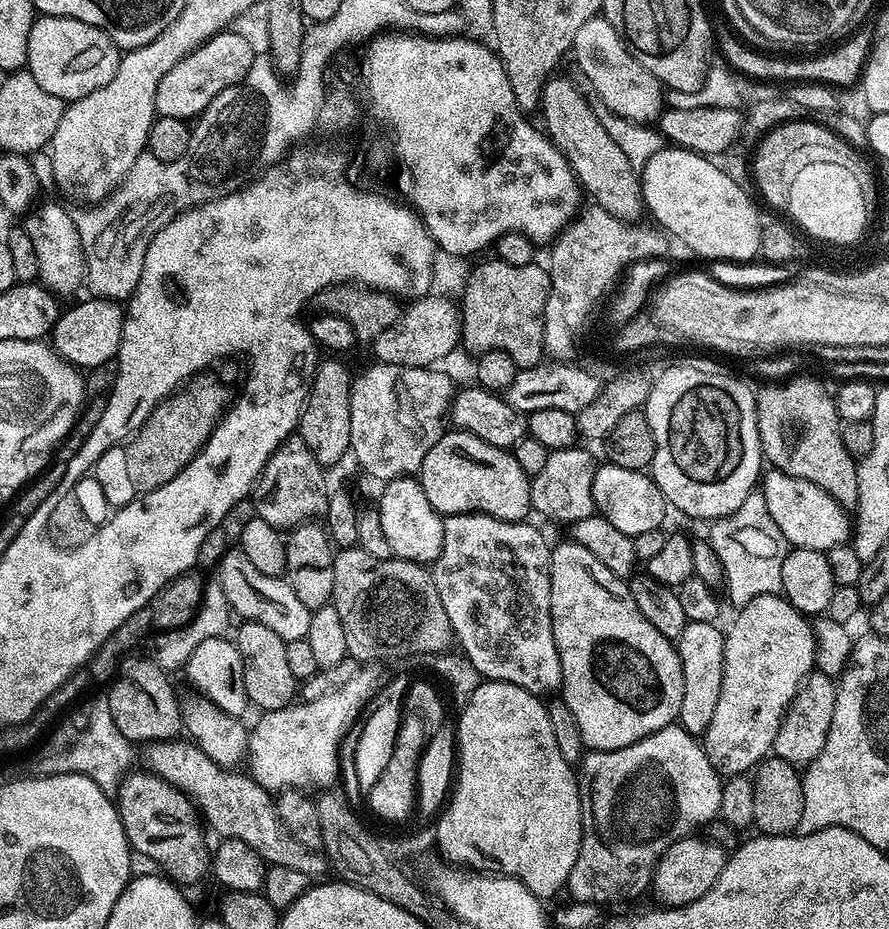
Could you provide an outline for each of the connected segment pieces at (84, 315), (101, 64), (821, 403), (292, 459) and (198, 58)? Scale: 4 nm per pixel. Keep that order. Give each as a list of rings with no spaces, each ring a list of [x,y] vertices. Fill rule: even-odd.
[[[87,298],[73,308],[65,307],[50,333],[51,347],[61,360],[81,369],[100,368],[107,360],[115,361],[124,336],[125,309],[117,301]]]
[[[40,14],[33,19],[30,30],[26,71],[42,90],[54,94],[59,100],[71,102],[106,86],[118,70],[121,55],[121,49],[98,26],[78,22],[69,16]]]
[[[800,376],[797,380],[792,380],[789,384],[776,382],[773,388],[759,389],[756,398],[756,421],[760,431],[760,446],[762,456],[768,460],[773,469],[777,472],[785,472],[794,478],[802,478],[806,482],[814,482],[834,502],[841,504],[845,510],[852,510],[860,503],[858,494],[858,460],[848,453],[848,448],[844,445],[844,436],[840,433],[842,421],[836,412],[836,402],[831,391],[827,392],[816,380],[811,380],[808,376]]]
[[[289,438],[268,459],[266,466],[256,479],[250,500],[256,503],[255,515],[270,522],[270,526],[281,530],[291,530],[310,516],[323,517],[328,510],[330,487],[324,477],[326,468],[299,438]]]
[[[225,30],[216,36],[211,36],[205,44],[198,46],[190,54],[186,54],[186,58],[178,62],[178,66],[174,66],[162,76],[162,82],[158,84],[156,91],[156,110],[159,115],[191,121],[204,112],[210,106],[210,102],[214,102],[214,98],[222,94],[222,90],[244,81],[250,66],[256,61],[258,52],[257,49],[252,49],[251,42],[242,33],[232,31],[236,30]]]

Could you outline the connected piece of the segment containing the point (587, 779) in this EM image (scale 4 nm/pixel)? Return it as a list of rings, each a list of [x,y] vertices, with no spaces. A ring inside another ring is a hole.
[[[679,722],[667,724],[662,730],[618,750],[585,751],[583,768],[584,776],[582,772],[579,781],[584,837],[578,862],[574,862],[574,870],[570,870],[566,885],[567,895],[572,895],[573,901],[599,906],[618,894],[640,896],[644,891],[647,893],[652,887],[652,876],[656,873],[656,863],[662,854],[670,850],[674,842],[693,835],[720,816],[724,789],[721,773],[717,772],[704,753],[703,743],[691,736]],[[602,832],[608,832],[608,846],[604,844]]]

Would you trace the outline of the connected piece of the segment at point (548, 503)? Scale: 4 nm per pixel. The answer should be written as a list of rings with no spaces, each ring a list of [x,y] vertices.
[[[573,446],[557,452],[549,452],[542,471],[537,476],[531,477],[533,509],[536,512],[540,511],[546,519],[557,520],[560,524],[568,524],[567,526],[574,526],[596,512],[594,474],[598,467],[598,460],[580,447]]]

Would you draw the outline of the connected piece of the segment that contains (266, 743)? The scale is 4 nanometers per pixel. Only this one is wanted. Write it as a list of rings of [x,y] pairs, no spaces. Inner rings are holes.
[[[375,667],[361,668],[364,669],[354,673],[341,686],[340,692],[332,690],[320,698],[293,702],[286,708],[263,713],[259,717],[261,720],[256,725],[251,725],[247,757],[250,764],[252,762],[250,772],[257,784],[273,794],[286,788],[304,790],[309,787],[307,784],[335,785],[332,783],[335,782],[336,771],[340,768],[340,743],[351,730],[352,723],[354,728],[361,719],[378,688],[376,672],[372,669]]]

